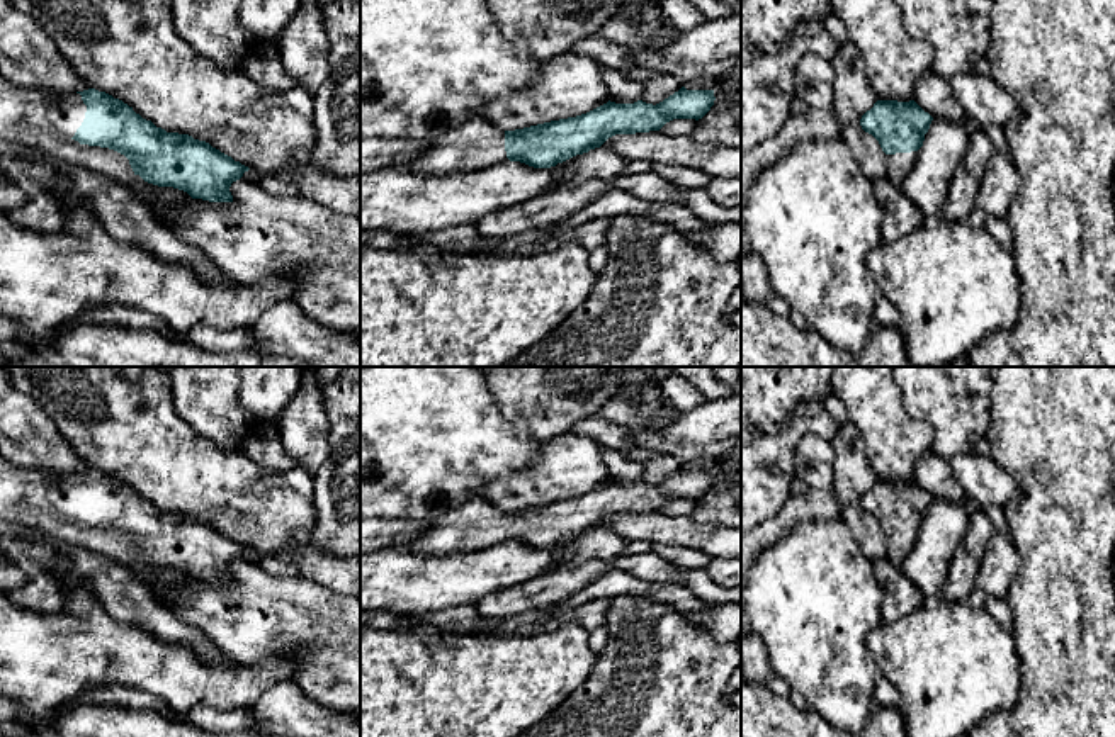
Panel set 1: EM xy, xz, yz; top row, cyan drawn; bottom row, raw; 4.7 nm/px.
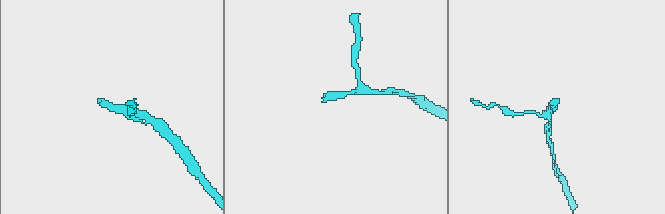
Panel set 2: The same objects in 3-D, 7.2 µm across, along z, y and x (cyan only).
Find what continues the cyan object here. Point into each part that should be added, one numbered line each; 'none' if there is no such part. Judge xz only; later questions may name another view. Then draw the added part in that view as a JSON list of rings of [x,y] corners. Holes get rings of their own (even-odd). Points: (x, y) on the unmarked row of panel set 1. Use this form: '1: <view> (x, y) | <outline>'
1: xz (475, 525) | [[[479,498],[445,506],[427,520],[430,528],[406,547],[418,555],[467,554],[510,542],[505,511]]]

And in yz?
1: yz (899, 545) | [[[918,532],[886,535],[886,542],[887,542],[887,555],[886,557],[894,565],[901,567],[904,559],[913,550],[916,538],[918,538]]]

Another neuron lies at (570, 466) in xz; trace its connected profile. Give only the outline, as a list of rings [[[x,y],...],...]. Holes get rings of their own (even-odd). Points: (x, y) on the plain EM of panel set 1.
[[[574,433],[541,443],[534,467],[512,472],[476,491],[501,511],[524,509],[586,494],[610,481],[603,447]]]

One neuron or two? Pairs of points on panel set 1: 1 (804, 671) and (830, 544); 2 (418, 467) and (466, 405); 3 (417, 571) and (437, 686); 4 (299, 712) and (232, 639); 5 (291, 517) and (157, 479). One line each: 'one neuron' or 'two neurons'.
1: one neuron
2: one neuron
3: two neurons
4: two neurons
5: one neuron

